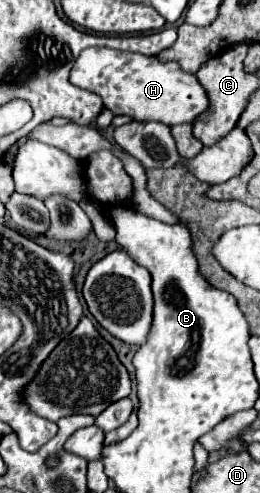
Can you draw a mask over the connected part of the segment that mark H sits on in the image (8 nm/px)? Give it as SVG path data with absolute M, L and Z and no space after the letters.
M88 47L80 53L80 59L74 63L70 81L82 89L94 91L102 97L104 107L108 107L114 115L130 115L136 121L160 121L166 125L180 125L180 123L194 123L198 115L208 109L208 95L204 87L198 83L194 73L186 73L174 61L160 61L158 57L142 55L142 53L124 53L116 49L102 49L102 47Z

